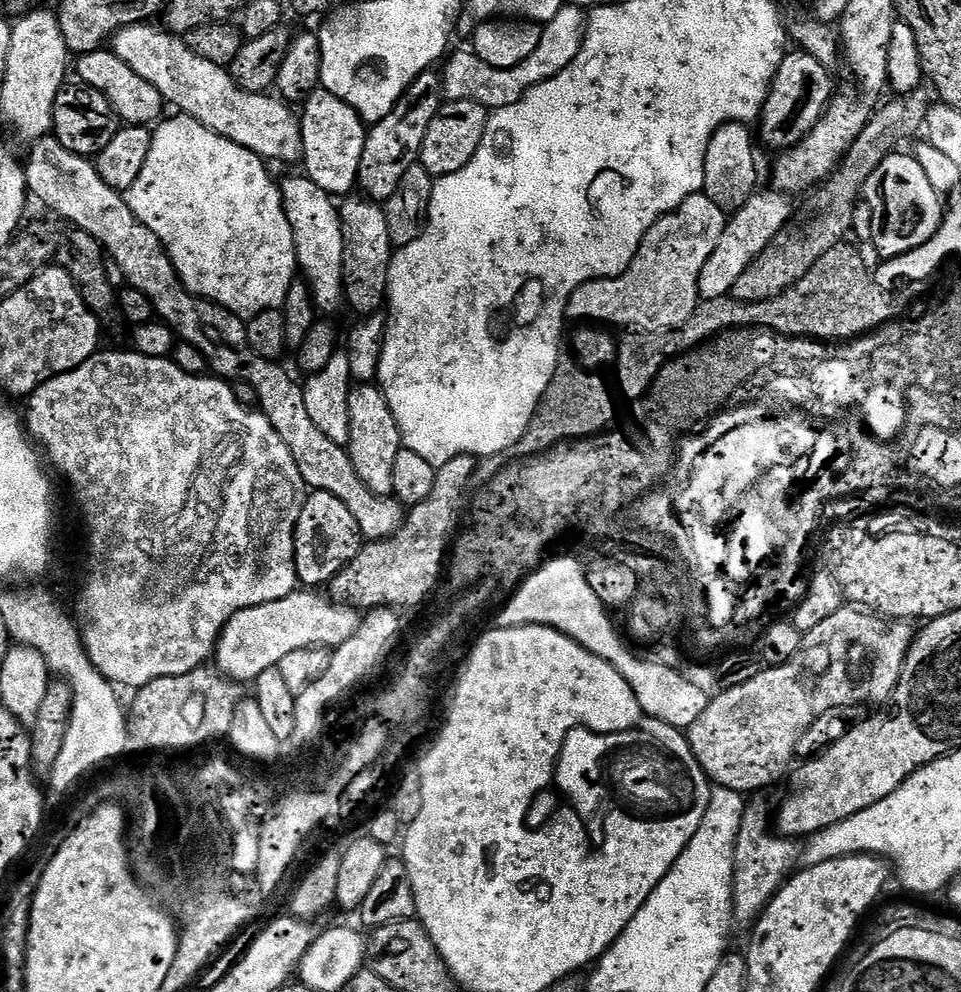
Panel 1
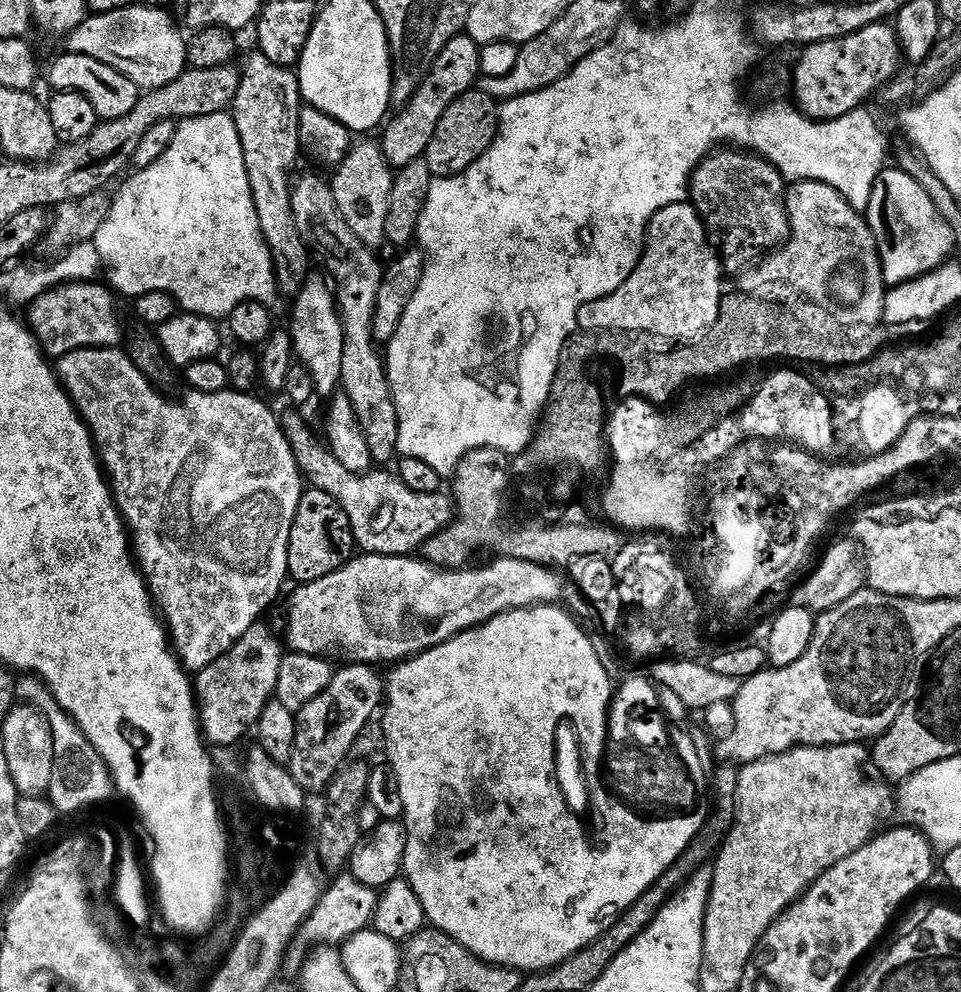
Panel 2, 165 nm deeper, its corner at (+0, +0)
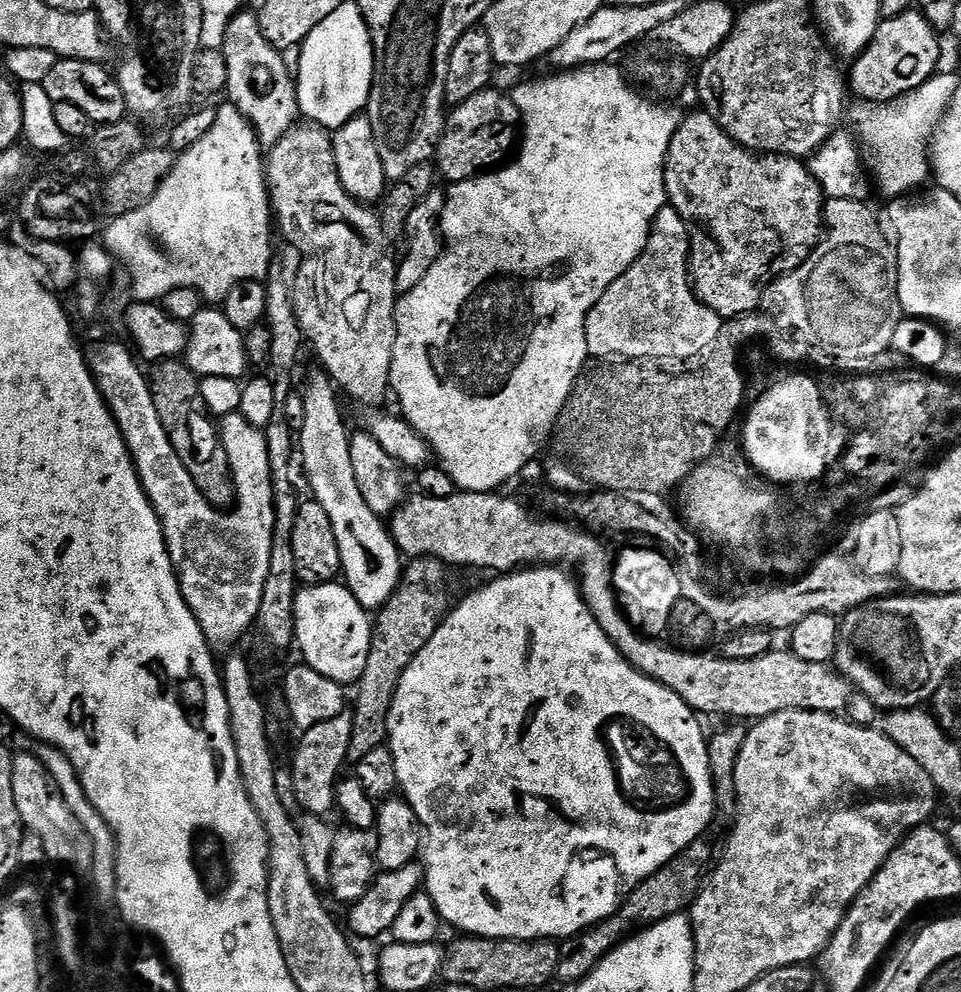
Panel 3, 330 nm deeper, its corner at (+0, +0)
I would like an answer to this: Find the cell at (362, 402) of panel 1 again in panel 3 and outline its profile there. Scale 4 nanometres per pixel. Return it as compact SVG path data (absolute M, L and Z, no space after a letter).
M297 126L270 149L266 156L266 179L268 181L268 191L270 193L270 203L274 213L275 223L284 231L285 236L296 243L298 251L304 255L304 261L299 261L298 271L292 281L292 305L298 314L298 322L303 332L303 339L316 351L316 356L320 359L319 367L327 372L328 377L336 385L337 389L345 397L349 396L356 404L361 404L364 408L376 408L387 396L390 396L392 386L392 359L394 358L394 342L396 341L396 305L398 303L398 293L396 291L396 266L398 263L397 253L392 253L393 237L384 228L383 219L376 216L371 207L360 203L342 186L339 181L338 170L335 168L334 150L332 149L332 137L327 131L316 126Z

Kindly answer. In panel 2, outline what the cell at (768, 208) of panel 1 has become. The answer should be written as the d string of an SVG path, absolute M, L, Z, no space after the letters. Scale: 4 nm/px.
M813 180L795 181L788 188L787 210L792 228L788 243L769 253L758 265L746 268L737 277L738 286L744 292L742 294L755 295L764 290L760 288L770 288L776 280L794 280L804 290L810 288L808 282L812 282L812 290L816 290L822 280L826 280L836 268L844 268L844 262L848 262L846 268L850 268L850 278L846 286L840 286L840 292L846 292L848 298L856 298L860 292L856 270L870 266L870 262L880 261L867 217L850 206L838 190Z

